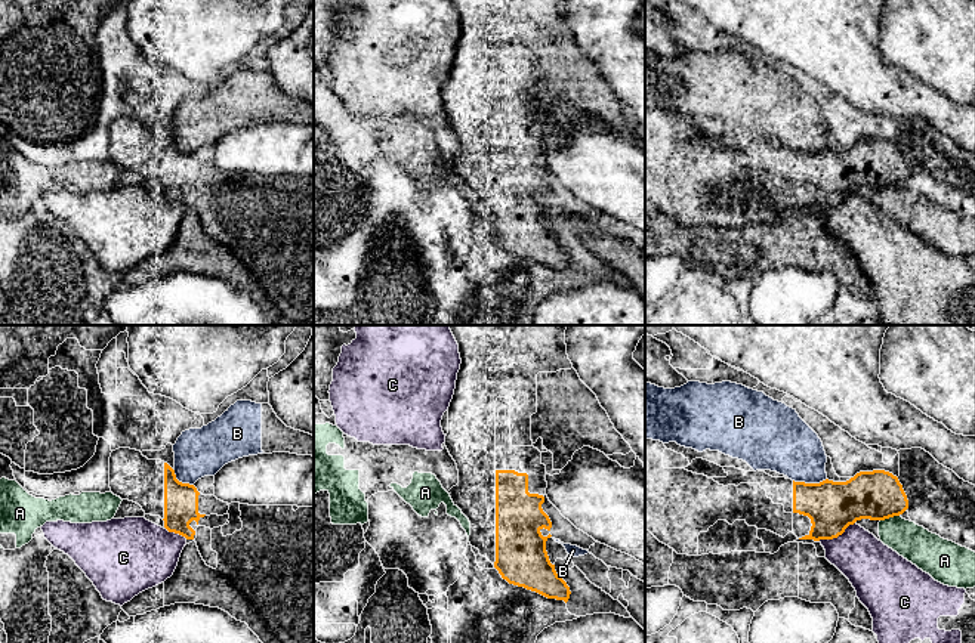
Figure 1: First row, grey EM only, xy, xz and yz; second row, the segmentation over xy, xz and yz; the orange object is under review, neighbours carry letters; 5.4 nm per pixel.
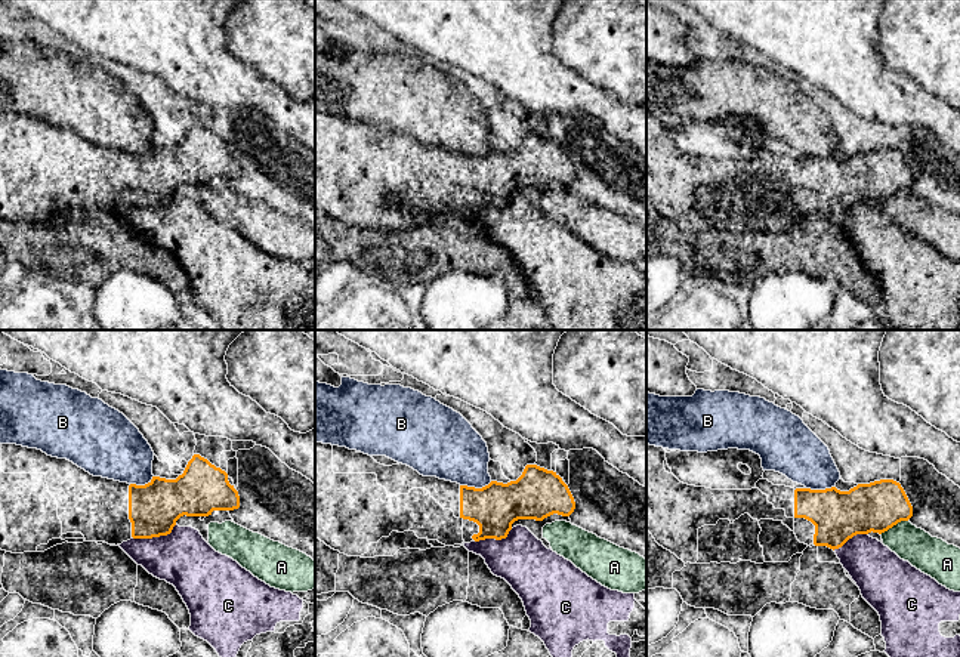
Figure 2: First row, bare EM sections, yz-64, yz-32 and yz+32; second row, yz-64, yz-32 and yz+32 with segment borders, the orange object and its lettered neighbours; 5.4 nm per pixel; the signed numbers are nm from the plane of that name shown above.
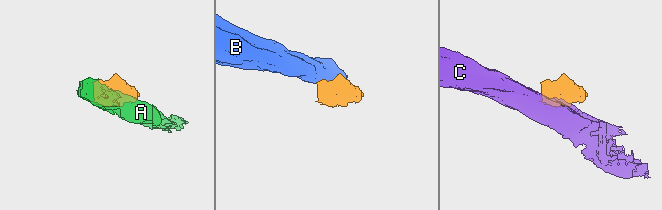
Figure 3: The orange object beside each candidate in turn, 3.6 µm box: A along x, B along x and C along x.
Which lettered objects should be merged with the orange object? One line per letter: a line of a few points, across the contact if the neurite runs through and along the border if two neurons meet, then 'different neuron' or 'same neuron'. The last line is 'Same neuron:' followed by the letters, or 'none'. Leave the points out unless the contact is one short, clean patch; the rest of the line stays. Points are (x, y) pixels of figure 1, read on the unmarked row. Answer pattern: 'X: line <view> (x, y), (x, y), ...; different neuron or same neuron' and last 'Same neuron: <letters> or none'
A: line yz (898, 184), (881, 189); different neuron
B: different neuron
C: different neuron
Same neuron: none

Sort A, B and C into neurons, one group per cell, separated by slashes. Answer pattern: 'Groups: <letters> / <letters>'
Groups: A / B / C

